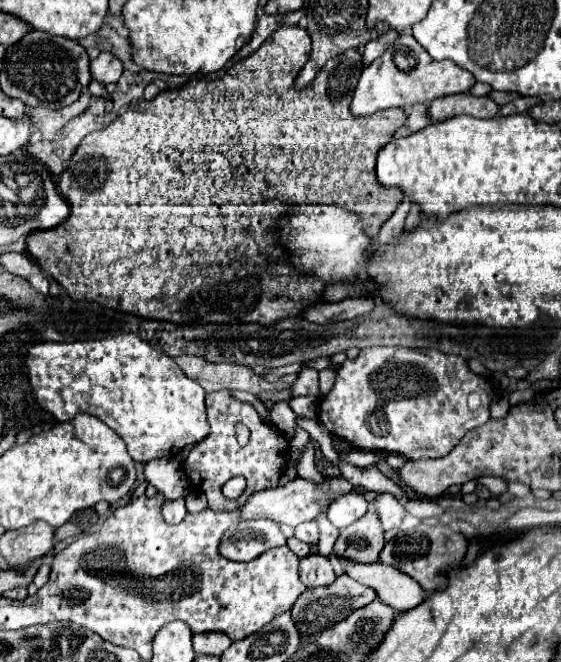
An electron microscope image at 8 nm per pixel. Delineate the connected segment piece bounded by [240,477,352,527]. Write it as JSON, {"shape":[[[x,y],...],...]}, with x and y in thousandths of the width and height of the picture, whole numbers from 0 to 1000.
{"shape":[[[528,721],[524,727],[513,727],[510,733],[496,733],[488,739],[471,739],[471,742],[456,742],[446,748],[442,760],[435,760],[435,766],[428,766],[428,781],[435,787],[442,784],[485,784],[492,790],[510,790],[517,796],[528,796],[535,790],[545,787],[560,787],[563,778],[570,775],[570,769],[581,760],[581,748],[595,745],[606,748],[610,742],[624,742],[627,733],[613,724],[613,721],[595,721],[595,724],[581,724],[578,733],[563,736],[556,727],[545,727],[538,721]]]}

